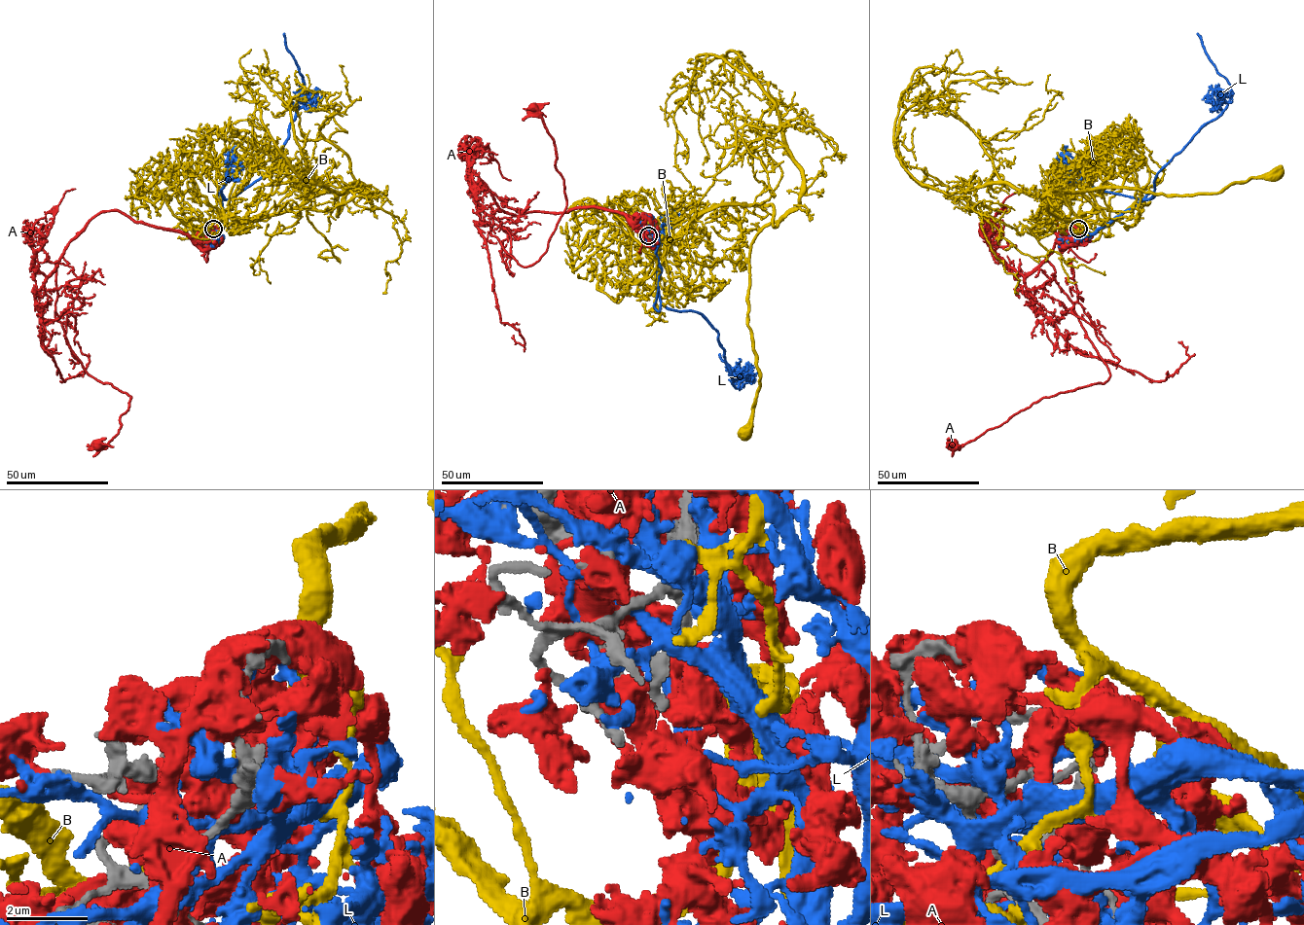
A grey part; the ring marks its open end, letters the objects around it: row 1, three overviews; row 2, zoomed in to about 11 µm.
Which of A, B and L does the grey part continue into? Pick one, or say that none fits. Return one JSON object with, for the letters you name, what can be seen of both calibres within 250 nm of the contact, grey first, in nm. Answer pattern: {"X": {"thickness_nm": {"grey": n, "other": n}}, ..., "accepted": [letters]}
{"B": {"thickness_nm": {"grey": 240, "other": 200}}, "accepted": ["B"]}

